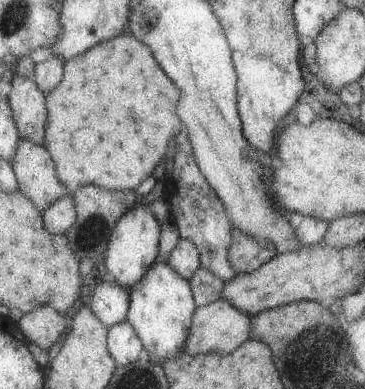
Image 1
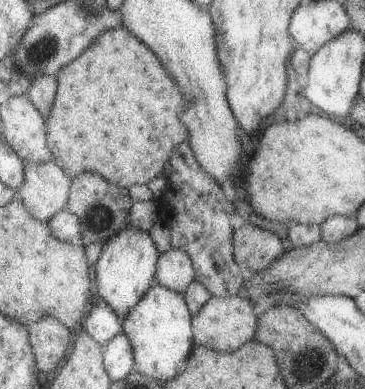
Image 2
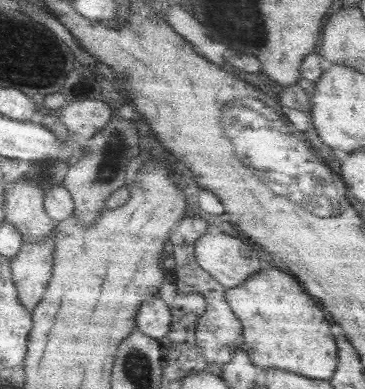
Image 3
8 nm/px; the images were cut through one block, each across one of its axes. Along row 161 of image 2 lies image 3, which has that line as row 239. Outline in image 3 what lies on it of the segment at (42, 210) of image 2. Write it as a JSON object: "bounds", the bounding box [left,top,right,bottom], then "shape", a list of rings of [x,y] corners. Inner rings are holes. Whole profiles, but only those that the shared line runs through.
{"bounds":[9,236,53,312],"shape":[[[53,236],[43,242],[23,242],[21,250],[9,262],[17,300],[29,312],[37,306],[51,280],[53,248]]]}

